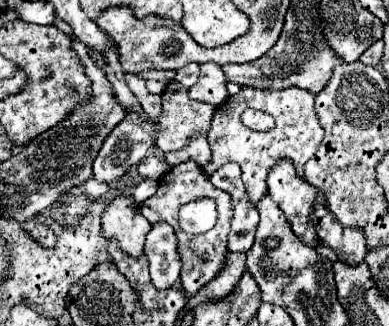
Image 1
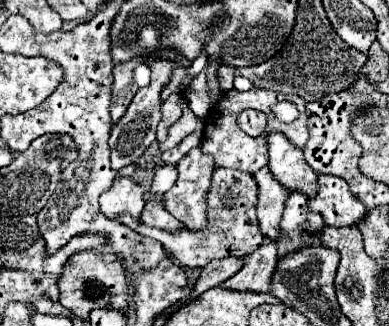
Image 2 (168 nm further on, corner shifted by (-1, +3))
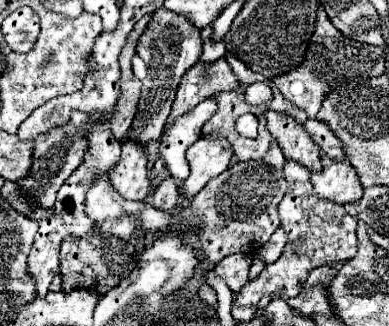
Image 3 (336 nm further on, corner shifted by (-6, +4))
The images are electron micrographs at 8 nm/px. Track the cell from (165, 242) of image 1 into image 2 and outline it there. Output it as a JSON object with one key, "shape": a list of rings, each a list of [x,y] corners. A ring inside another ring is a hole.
{"shape":[[[149,199],[145,203],[145,209],[141,213],[141,221],[149,227],[159,227],[159,229],[167,229],[167,231],[175,231],[177,225],[181,225],[163,205],[159,199]]]}

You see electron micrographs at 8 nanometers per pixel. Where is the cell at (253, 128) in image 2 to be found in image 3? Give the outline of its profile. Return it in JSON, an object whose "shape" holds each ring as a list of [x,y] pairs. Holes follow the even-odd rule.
{"shape":[[[244,114],[236,122],[236,130],[246,136],[246,138],[256,138],[256,128],[258,128],[258,118],[254,114]]]}

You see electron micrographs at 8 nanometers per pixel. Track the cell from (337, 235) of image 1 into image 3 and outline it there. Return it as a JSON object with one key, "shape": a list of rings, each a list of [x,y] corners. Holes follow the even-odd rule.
{"shape":[[[348,160],[326,162],[322,172],[312,174],[312,184],[318,198],[326,198],[340,206],[358,202],[362,198],[362,186],[358,174],[354,172]]]}

